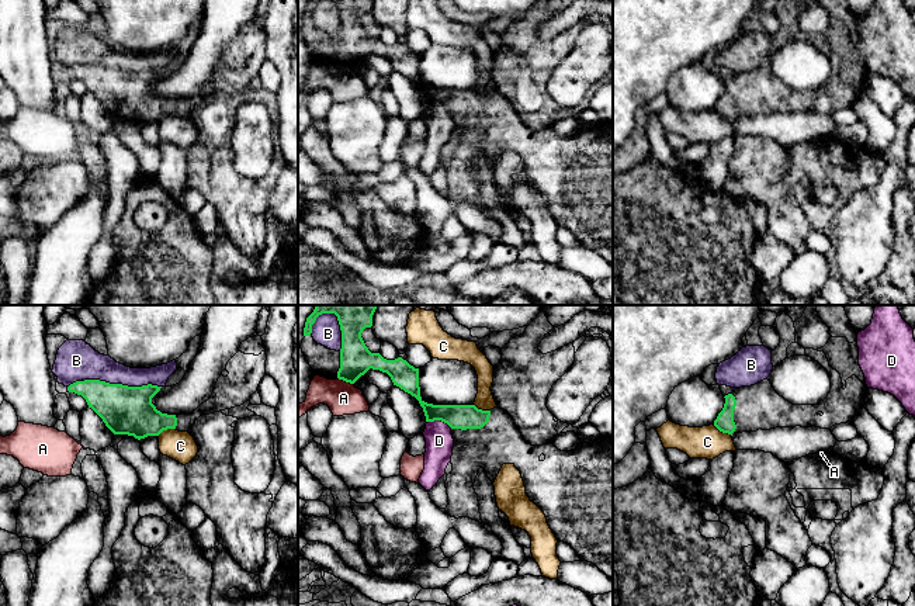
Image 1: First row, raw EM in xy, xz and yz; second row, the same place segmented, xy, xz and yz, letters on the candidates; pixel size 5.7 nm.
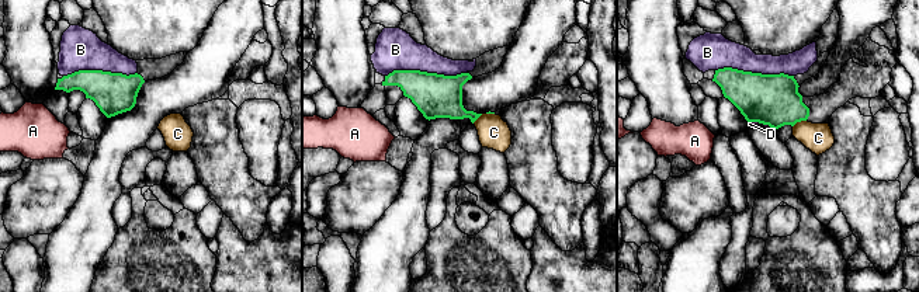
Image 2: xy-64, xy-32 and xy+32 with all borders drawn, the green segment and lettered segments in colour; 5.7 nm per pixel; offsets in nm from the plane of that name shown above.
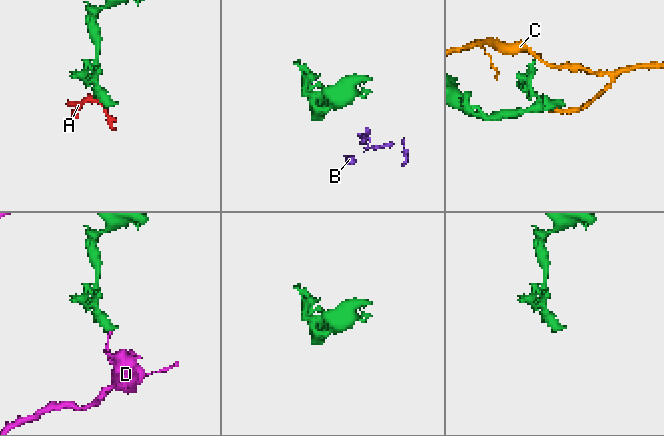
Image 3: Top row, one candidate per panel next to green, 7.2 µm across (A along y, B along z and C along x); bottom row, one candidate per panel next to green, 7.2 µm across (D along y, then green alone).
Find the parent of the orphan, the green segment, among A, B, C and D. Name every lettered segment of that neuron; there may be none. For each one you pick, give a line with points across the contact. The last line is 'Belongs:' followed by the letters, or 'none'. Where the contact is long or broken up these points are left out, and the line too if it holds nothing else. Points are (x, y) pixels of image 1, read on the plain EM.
Belongs: none

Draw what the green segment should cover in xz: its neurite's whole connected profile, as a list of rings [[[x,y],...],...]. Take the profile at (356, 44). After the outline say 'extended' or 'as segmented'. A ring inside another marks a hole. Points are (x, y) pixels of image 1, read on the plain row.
[[[336,0],[342,15],[340,53],[337,63],[354,69],[370,53],[387,58],[394,70],[415,82],[423,93],[426,107],[441,105],[451,112],[454,124],[451,149],[453,156],[447,160],[446,173],[448,190],[446,197],[451,202],[469,202],[479,207],[489,218],[492,212],[481,205],[479,186],[474,174],[478,155],[484,153],[486,162],[495,167],[503,149],[513,149],[521,159],[526,172],[526,180],[545,200],[547,208],[558,226],[569,229],[582,246],[595,249],[602,257],[613,264],[613,122],[600,122],[595,127],[580,128],[575,135],[561,136],[552,127],[543,131],[531,131],[521,121],[513,103],[500,93],[491,96],[478,94],[475,90],[433,90],[420,82],[419,53],[410,51],[402,42],[387,45],[379,38],[371,38],[365,31],[361,18],[372,11],[372,0]]]; extended

